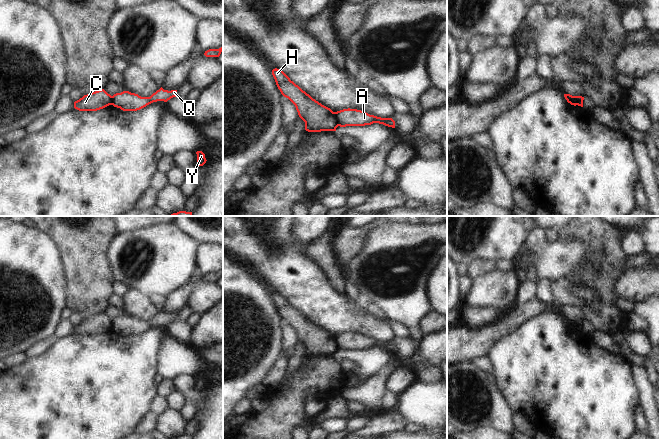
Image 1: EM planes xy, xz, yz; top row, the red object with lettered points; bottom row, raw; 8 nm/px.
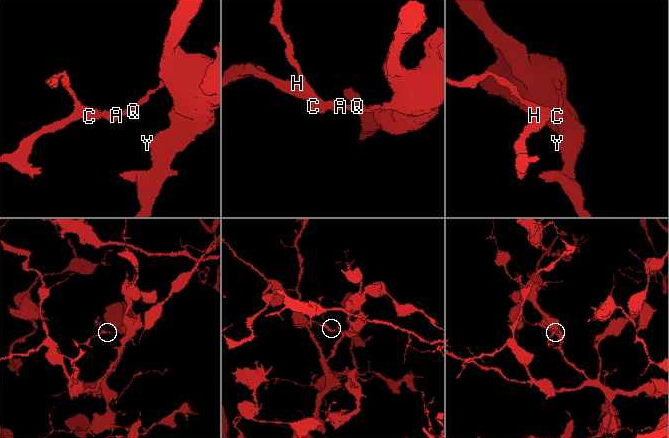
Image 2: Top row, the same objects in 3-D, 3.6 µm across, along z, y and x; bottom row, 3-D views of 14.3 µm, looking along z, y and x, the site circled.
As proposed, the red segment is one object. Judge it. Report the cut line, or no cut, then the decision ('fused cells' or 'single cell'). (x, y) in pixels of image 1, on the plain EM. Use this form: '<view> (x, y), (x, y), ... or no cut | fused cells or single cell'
xz (333, 336), (338, 349) | fused cells

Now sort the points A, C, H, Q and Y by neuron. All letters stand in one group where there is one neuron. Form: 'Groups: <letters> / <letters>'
Groups: A Q Y / C H.

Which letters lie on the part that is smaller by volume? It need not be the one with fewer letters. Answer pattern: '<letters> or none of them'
C, H

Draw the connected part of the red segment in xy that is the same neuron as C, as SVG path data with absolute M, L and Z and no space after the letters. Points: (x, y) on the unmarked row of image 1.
M104 313L84 319L74 326L74 332L79 335L97 335L111 329L112 320Z

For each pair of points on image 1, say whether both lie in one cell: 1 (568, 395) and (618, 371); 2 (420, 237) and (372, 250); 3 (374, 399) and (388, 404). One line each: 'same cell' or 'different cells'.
1: same cell
2: same cell
3: different cells

